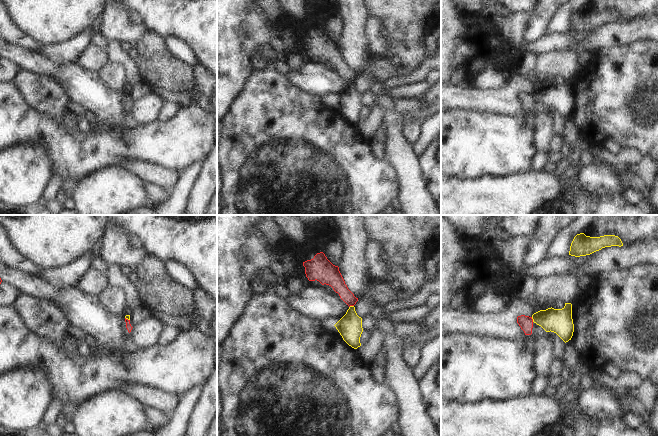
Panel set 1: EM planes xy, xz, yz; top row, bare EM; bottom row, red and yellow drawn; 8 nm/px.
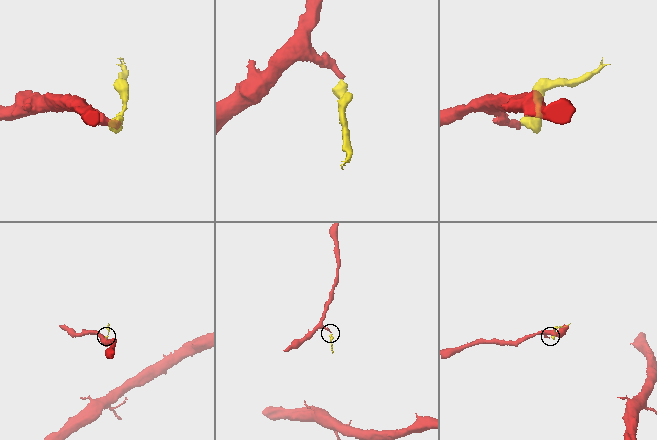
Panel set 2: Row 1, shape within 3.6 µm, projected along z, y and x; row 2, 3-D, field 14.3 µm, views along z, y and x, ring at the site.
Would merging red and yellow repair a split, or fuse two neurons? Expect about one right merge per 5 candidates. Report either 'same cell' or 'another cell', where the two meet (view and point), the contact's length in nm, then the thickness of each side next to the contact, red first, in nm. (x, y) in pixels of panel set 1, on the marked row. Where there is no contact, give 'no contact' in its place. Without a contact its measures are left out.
another cell | xz (351, 305) | 40 nm | 130/190 nm

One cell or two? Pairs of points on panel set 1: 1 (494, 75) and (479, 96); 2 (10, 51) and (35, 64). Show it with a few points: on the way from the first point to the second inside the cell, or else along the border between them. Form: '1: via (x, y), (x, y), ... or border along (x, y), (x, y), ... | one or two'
1: border along (504, 86), (486, 90), (473, 87) | two
2: via (16, 54), (29, 60) | one

